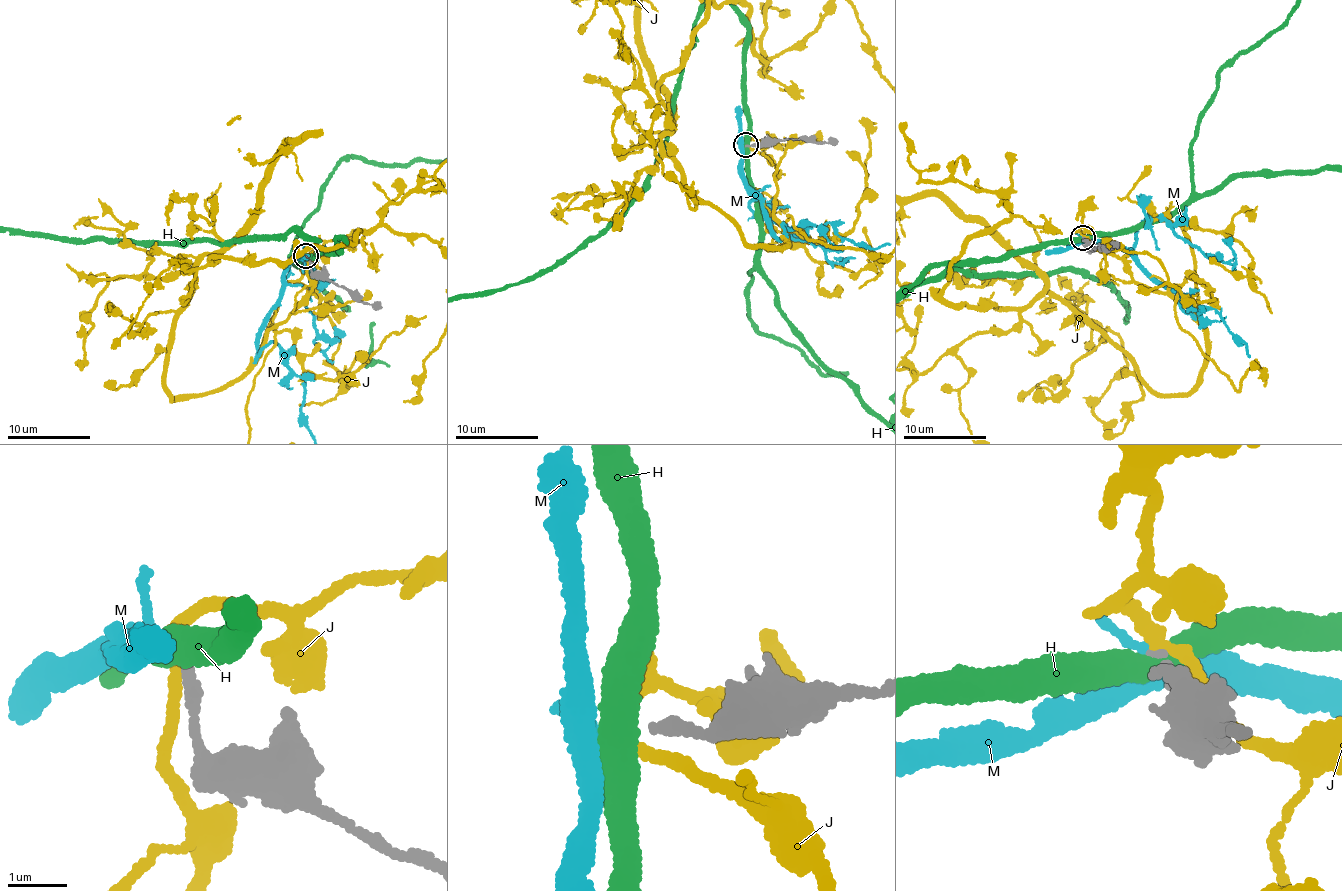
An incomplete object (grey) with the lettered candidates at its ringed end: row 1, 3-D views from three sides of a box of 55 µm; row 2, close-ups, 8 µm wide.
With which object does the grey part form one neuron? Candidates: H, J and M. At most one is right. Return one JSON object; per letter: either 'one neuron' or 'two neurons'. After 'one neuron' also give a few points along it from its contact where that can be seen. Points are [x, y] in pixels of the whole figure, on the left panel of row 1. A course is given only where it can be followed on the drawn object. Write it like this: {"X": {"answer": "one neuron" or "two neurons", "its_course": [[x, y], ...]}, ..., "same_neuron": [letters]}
{"H": {"answer": "two neurons"}, "J": {"answer": "two neurons"}, "M": {"answer": "one neuron", "its_course": [[305, 256], [281, 274], [277, 301], [256, 337], [259, 354], [276, 342], [302, 376], [302, 415]]}, "same_neuron": ["M"]}

